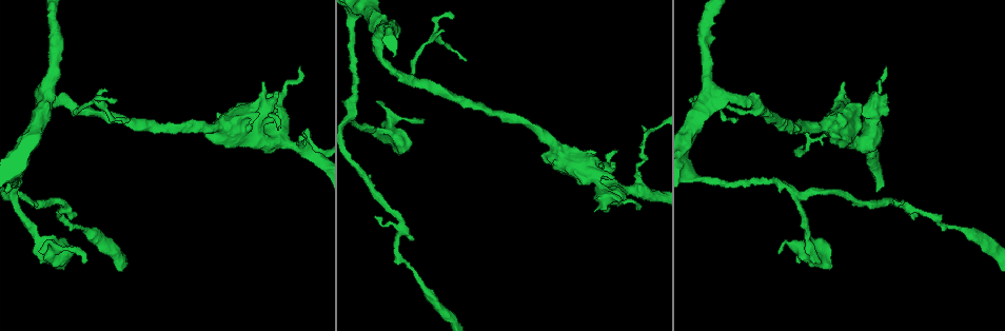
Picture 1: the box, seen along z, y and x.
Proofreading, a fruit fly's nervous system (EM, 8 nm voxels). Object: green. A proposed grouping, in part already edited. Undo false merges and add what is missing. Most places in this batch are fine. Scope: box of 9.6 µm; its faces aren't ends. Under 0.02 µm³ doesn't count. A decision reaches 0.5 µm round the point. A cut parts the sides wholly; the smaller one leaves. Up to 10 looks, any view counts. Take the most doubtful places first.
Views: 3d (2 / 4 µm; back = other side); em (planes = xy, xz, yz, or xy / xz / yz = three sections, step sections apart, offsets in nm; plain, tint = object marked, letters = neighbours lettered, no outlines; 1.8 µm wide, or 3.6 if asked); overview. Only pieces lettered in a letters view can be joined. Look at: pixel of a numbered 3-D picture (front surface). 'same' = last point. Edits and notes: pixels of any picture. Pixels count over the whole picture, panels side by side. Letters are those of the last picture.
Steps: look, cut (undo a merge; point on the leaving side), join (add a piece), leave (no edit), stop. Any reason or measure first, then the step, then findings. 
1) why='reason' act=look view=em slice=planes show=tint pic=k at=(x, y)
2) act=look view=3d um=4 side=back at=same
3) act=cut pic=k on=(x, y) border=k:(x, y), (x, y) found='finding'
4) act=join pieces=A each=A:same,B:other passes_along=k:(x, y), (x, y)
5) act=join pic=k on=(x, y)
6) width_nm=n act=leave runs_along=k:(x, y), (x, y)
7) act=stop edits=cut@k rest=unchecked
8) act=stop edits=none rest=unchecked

why='touches itself' act=look view=em um=3.6 slice=planes show=letters pic=1 at=(619, 187)

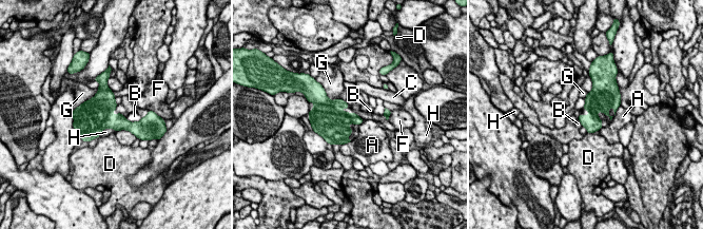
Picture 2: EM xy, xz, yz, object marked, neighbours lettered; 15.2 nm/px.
width_nm=280 act=leave each=A:other,B:other,C:other,D:other,F:other,G:other,H:other border=2:(124, 116), (131, 121), (142, 117) found='one neuron here'

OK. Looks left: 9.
why='sharp bend' act=look view=em slice=planes show=plain pic=1 at=(96, 102)

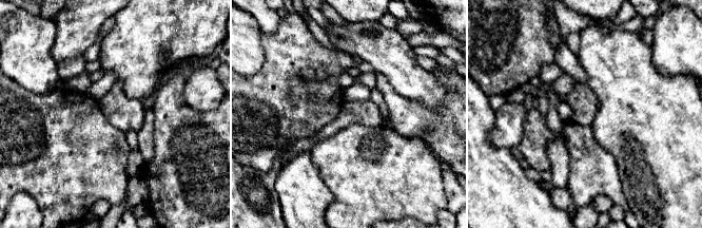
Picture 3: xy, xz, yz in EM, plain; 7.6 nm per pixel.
why='what lies round it' act=look view=em slice=planes show=letters at=same

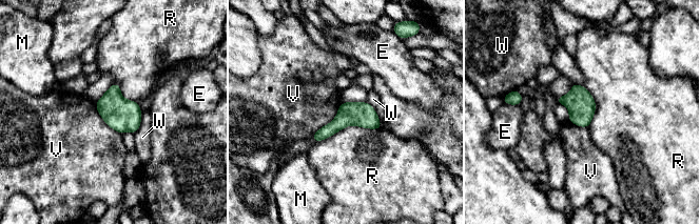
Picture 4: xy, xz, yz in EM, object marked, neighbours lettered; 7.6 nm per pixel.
act=leave each=E:other,M:other,R:other,V:other,W:other border=4:(342, 102), (336, 116), (312, 136) found='one neuron here'

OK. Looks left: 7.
why='branch stops here' act=look view=em slice=planes show=letters pic=1 at=(843, 81)

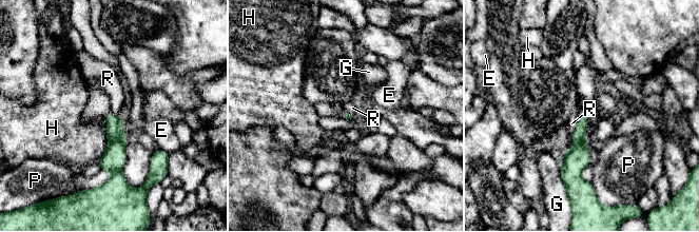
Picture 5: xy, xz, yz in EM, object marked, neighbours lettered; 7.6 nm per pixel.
act=leave each=E:other,G:other,H:other,P:other,R:other runs_along=5:(111, 116), (115, 134), (115, 177) found='no lettered piece goes on from it'

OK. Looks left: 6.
why='abrupt turn' act=look view=em slice=planes show=letters pic=1 at=(402, 219)

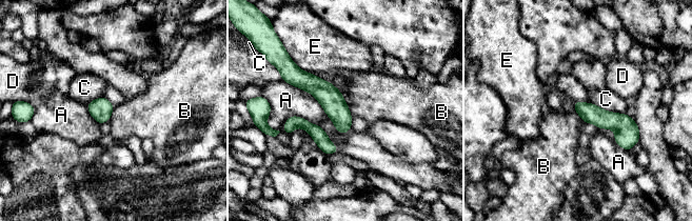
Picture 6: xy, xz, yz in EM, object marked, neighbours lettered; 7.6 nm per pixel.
act=leave each=A:other,B:other,C:other,D:other,E:other runs_along=6:(292, 77), (311, 83), (348, 127) found='one neuron here'

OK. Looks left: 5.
act=stop edits=none rest=unchecked

